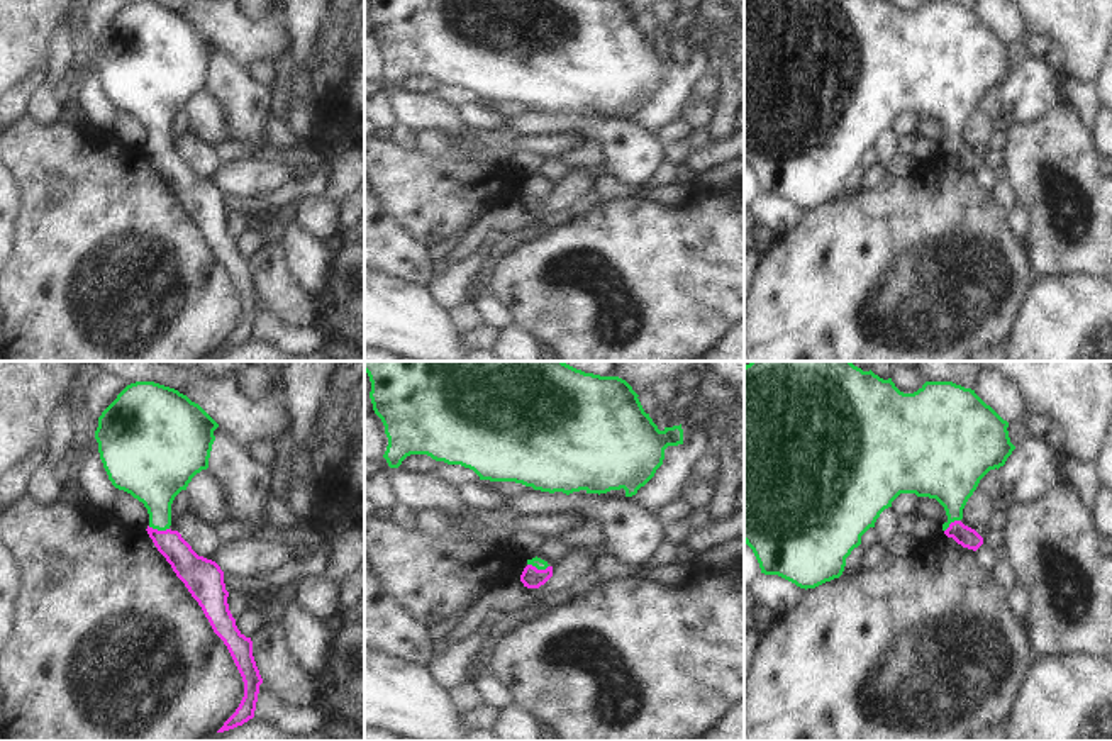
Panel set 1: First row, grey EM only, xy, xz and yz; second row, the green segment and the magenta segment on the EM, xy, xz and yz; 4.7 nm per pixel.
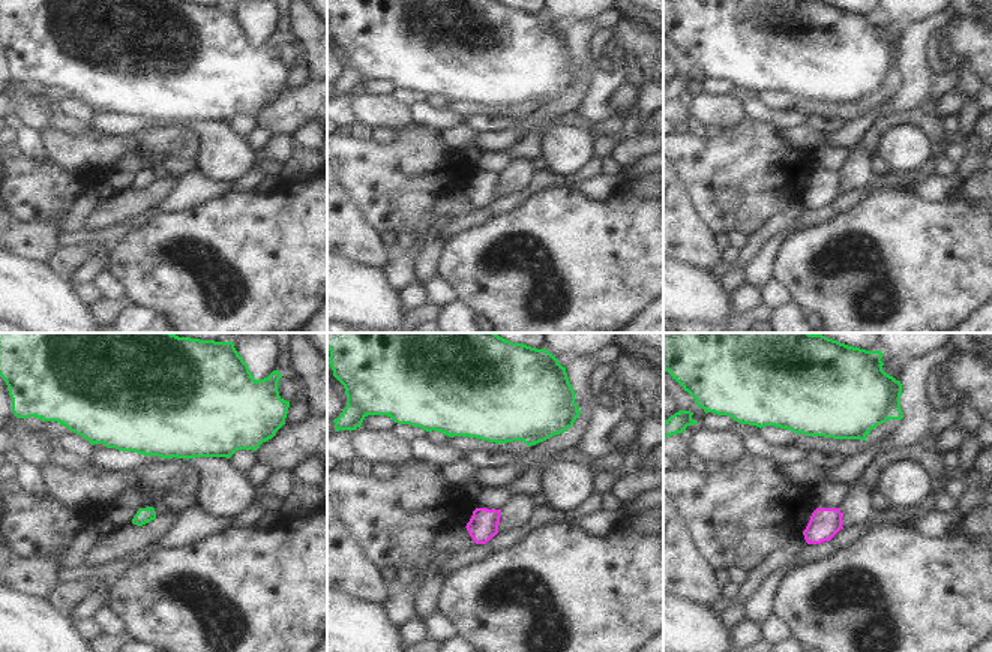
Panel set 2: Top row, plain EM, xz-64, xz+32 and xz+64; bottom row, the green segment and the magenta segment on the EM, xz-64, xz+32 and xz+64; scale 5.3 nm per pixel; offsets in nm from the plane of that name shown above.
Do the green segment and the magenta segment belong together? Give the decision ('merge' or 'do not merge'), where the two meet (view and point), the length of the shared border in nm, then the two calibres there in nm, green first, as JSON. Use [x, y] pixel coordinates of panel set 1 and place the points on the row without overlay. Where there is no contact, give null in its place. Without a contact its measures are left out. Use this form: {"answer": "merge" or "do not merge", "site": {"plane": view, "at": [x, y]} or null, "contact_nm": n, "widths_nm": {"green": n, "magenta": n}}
{"answer": "merge", "site": {"plane": "xz", "at": [538, 189]}, "contact_nm": 110, "widths_nm": {"green": 50, "magenta": 100}}

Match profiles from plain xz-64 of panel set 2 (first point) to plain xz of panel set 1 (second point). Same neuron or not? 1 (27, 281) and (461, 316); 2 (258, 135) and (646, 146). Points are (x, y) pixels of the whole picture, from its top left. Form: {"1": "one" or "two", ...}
{"1": "two", "2": "two"}

